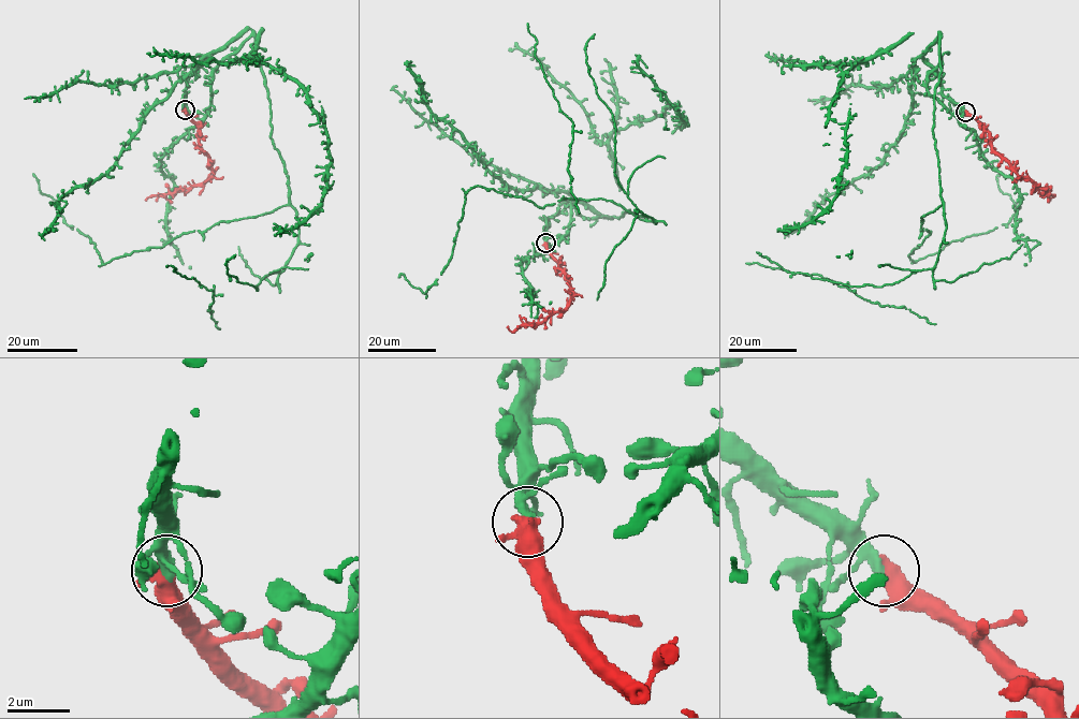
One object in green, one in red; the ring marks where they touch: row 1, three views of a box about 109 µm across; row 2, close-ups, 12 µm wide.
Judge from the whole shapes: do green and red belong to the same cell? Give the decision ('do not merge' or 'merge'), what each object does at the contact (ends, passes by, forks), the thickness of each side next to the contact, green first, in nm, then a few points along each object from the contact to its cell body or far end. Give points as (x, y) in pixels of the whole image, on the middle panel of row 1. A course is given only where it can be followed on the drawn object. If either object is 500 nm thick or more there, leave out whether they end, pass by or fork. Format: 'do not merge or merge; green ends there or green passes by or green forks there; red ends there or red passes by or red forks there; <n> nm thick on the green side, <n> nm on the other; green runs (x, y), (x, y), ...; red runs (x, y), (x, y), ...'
merge; green passes by; red forks there; 280 nm thick on the green side, 360 nm on the other; green runs (545, 243), (569, 200), (646, 218), (475, 186), (434, 283), (398, 277); red runs (545, 244), (573, 294), (570, 304), (541, 322), (521, 324), (512, 332), (508, 326)

